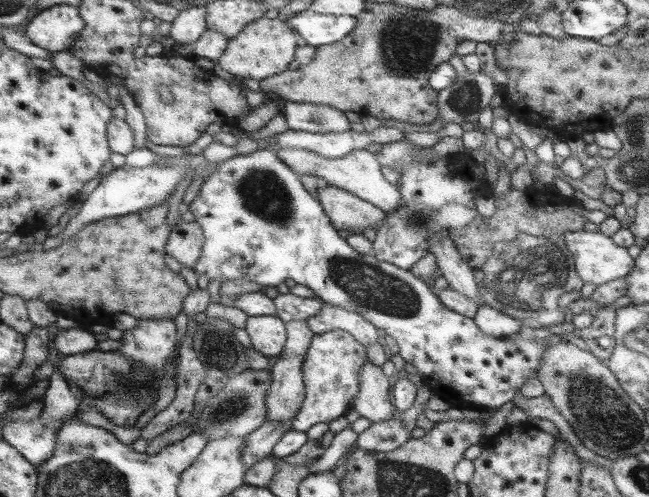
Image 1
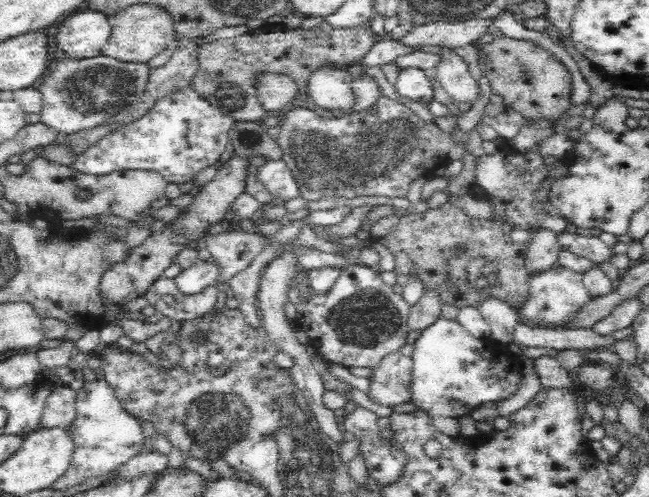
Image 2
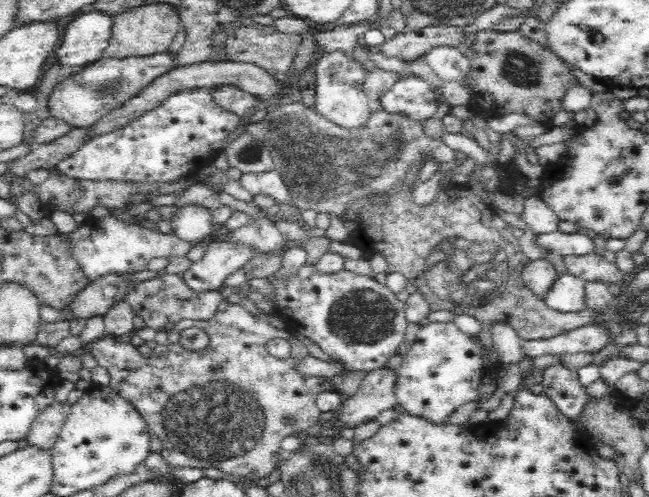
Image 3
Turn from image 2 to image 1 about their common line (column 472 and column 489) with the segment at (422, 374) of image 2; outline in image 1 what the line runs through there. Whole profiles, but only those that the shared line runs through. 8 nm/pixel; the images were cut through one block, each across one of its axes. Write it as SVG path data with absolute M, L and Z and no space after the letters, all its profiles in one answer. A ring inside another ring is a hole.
M270 148L264 150L257 150L253 154L238 155L226 162L218 164L215 173L210 175L200 188L198 196L189 204L189 210L195 216L195 221L204 229L205 246L202 252L201 259L198 260L194 272L196 274L204 274L210 279L219 280L221 283L225 280L244 279L250 282L256 282L261 286L278 286L282 282L286 282L288 278L294 279L294 282L307 286L314 292L316 298L323 302L333 304L359 312L366 320L369 320L376 328L386 330L387 334L396 339L399 346L399 354L404 358L408 364L412 364L417 368L417 372L425 380L436 396L448 402L451 408L457 409L475 409L475 410L495 410L500 409L506 402L514 400L514 392L524 384L526 378L536 378L536 372L540 370L543 352L546 347L553 345L560 341L566 341L560 335L552 335L543 343L540 341L526 341L520 335L514 333L510 340L496 340L496 337L490 336L488 333L482 331L476 321L472 318L466 318L461 313L454 312L453 309L446 308L440 298L430 291L431 287L421 278L409 273L408 269L397 268L396 265L390 262L378 261L376 256L362 255L356 249L353 249L348 241L338 233L338 228L329 219L329 215L325 212L324 206L321 202L311 196L303 187L300 176L286 162L278 158L277 152Z

